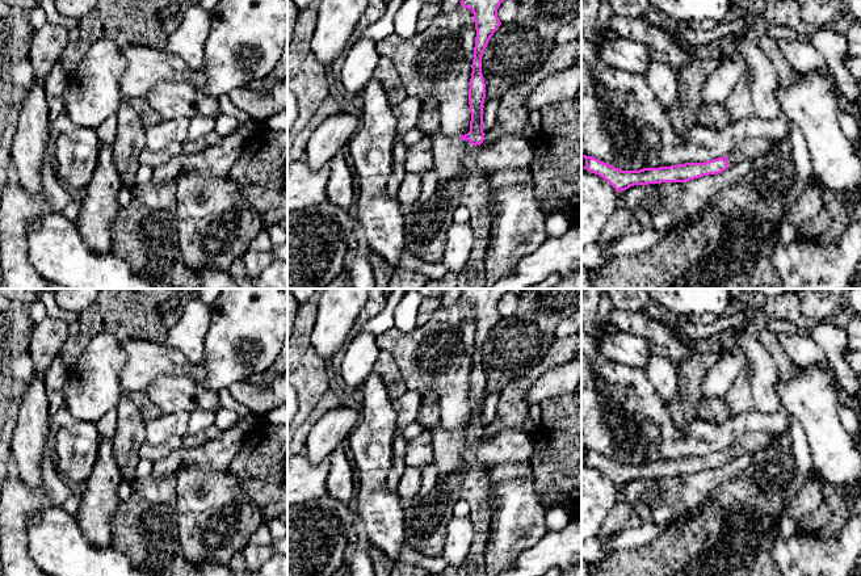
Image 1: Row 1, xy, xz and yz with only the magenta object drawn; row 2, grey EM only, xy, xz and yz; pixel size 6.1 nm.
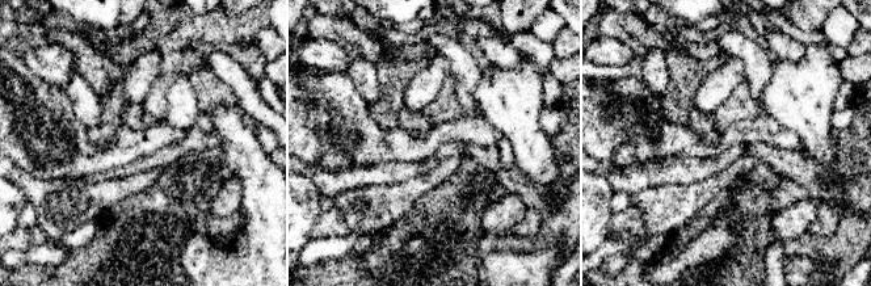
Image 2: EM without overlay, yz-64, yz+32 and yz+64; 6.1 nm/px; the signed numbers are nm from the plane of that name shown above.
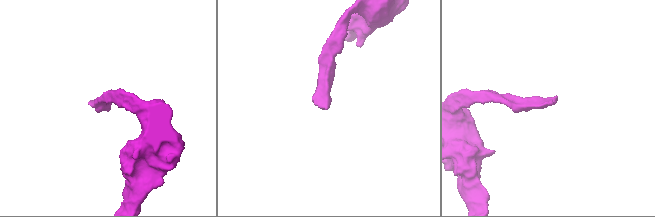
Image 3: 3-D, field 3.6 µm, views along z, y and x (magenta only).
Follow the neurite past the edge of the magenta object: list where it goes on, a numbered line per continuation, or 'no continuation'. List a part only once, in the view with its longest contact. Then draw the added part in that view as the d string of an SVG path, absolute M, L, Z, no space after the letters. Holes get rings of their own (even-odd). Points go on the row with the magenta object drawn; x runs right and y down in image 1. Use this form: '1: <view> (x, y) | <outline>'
1: xz (448, 151) | M441 129L434 131L433 154L434 167L433 171L438 175L437 189L442 189L446 184L458 177L466 167L462 163L463 155L472 147L470 140L461 140L446 136Z

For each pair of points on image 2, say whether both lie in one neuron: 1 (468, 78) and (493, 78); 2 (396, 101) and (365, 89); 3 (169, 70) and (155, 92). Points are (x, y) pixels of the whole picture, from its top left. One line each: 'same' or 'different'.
1: different
2: different
3: same

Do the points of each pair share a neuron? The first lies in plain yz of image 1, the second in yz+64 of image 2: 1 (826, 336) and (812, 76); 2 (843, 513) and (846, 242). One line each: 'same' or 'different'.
1: different
2: same

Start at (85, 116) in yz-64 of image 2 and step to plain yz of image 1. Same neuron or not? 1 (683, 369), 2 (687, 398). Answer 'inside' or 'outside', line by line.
1: outside
2: outside

